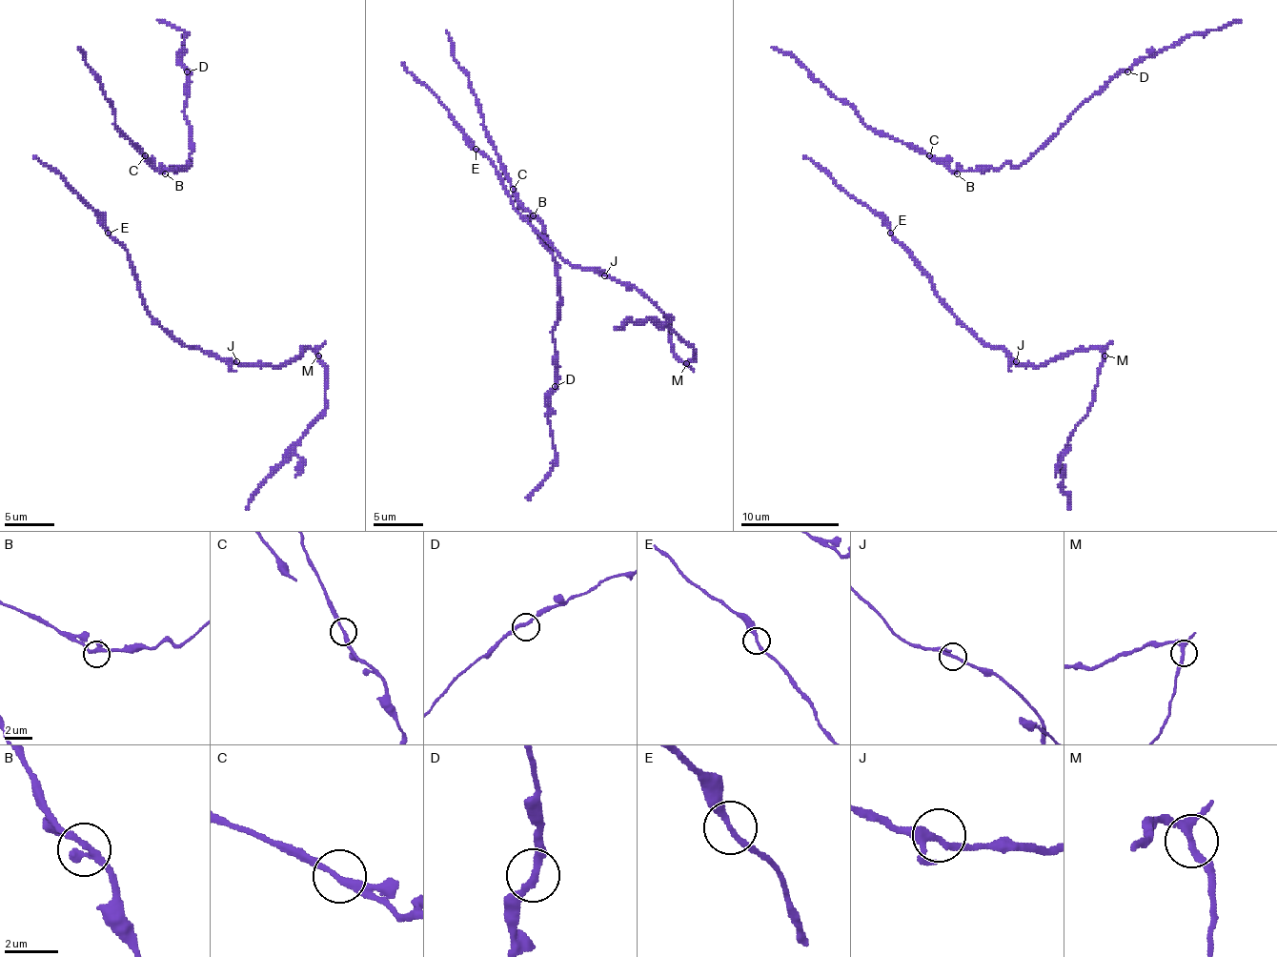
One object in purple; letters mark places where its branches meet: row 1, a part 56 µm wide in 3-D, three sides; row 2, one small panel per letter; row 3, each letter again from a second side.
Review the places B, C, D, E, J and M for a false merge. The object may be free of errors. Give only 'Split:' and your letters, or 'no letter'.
Split: no letter

